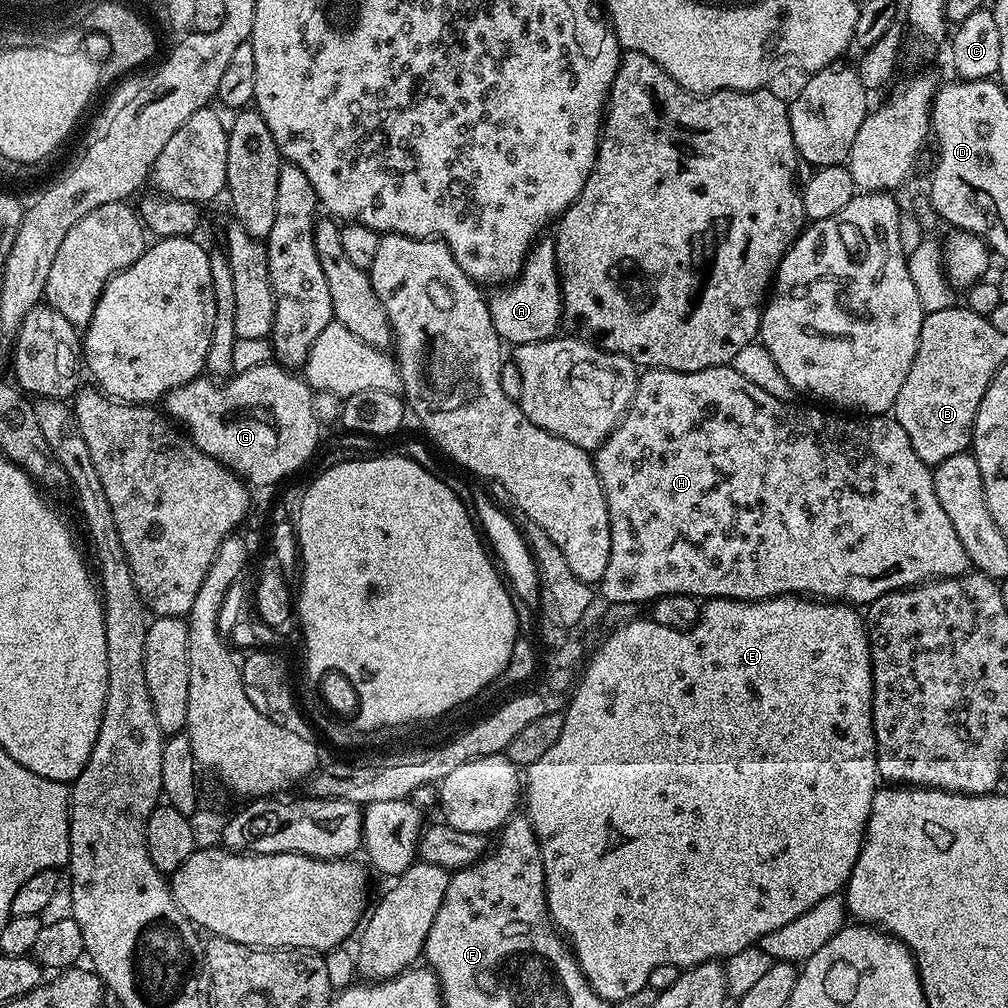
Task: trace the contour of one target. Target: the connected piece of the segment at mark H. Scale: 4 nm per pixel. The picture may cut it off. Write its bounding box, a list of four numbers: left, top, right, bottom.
[594,366,970,606]

